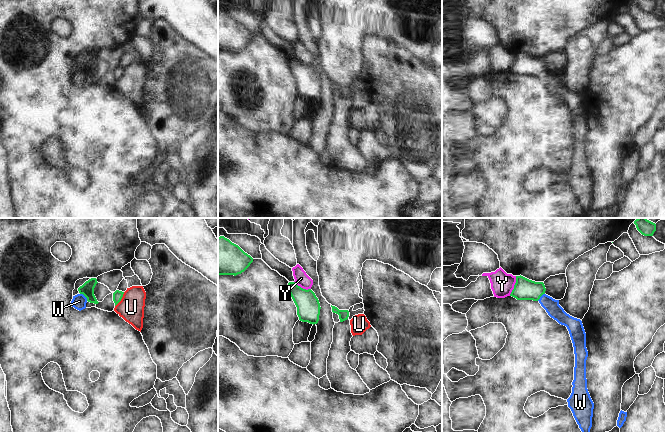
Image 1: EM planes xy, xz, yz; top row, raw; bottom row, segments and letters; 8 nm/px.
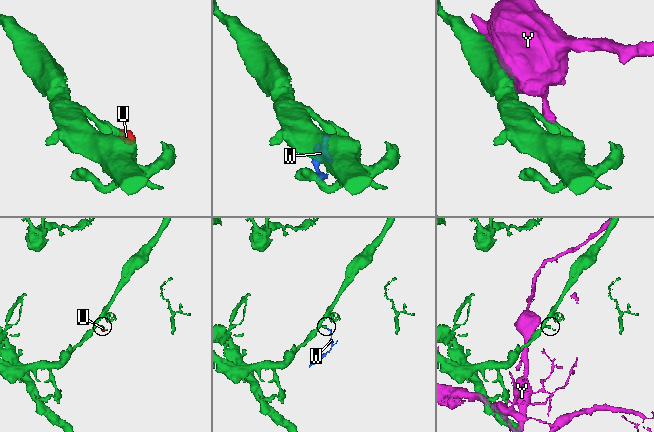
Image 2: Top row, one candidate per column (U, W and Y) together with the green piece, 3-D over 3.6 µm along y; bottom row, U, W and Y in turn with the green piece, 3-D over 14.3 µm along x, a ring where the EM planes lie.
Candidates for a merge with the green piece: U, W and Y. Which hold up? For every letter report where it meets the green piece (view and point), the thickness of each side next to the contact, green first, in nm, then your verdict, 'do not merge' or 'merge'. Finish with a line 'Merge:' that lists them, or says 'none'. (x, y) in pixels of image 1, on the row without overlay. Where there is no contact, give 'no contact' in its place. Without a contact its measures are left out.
U: xy (121, 74) | 80/200 nm | do not merge
W: xy (84, 71) | 110/120 nm | merge
Y: yz (514, 62) | 180/190 nm | do not merge
Merge: W

